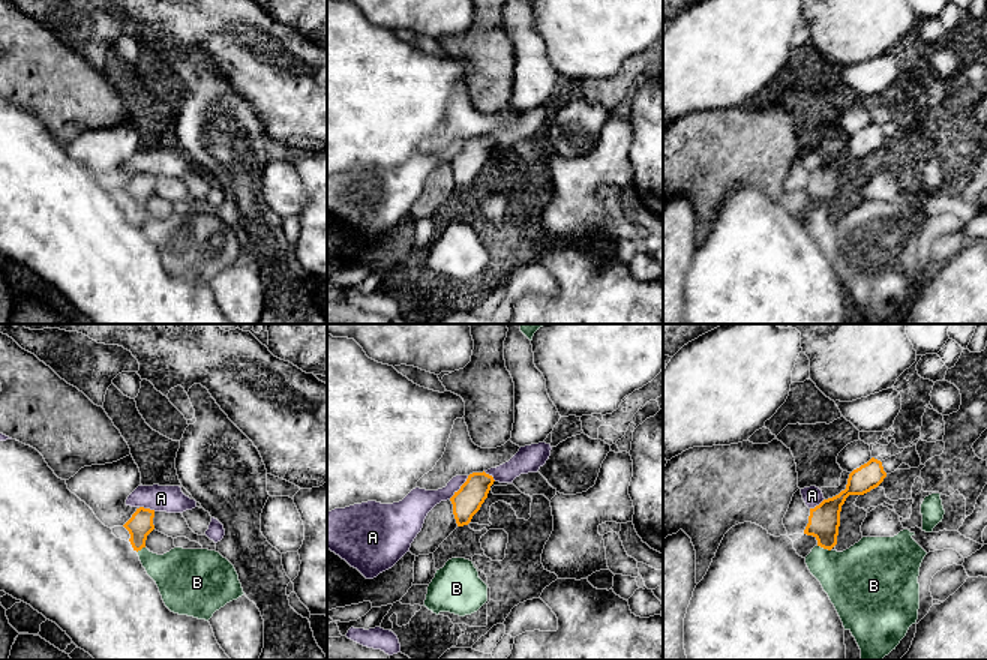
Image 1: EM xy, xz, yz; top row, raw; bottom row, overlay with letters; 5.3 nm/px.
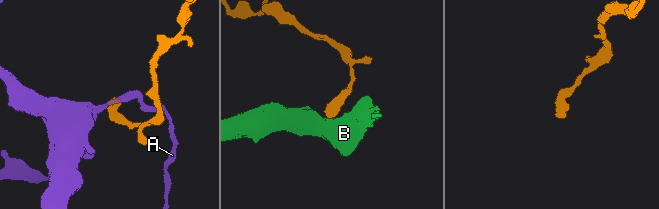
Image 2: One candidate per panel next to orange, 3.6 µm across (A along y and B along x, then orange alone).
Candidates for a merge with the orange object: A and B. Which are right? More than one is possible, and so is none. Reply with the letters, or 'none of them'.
B

